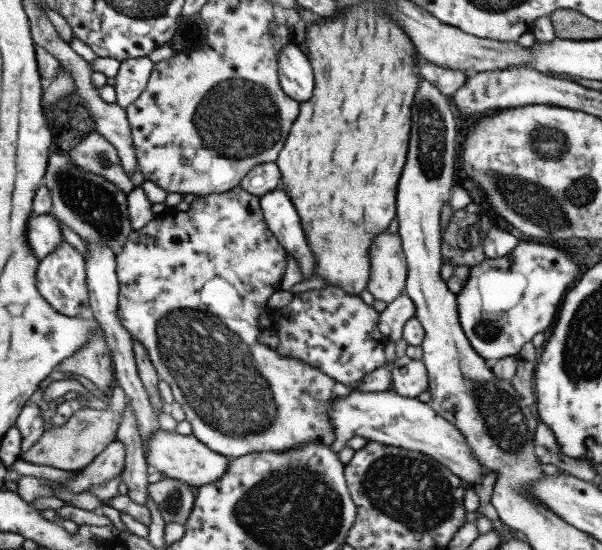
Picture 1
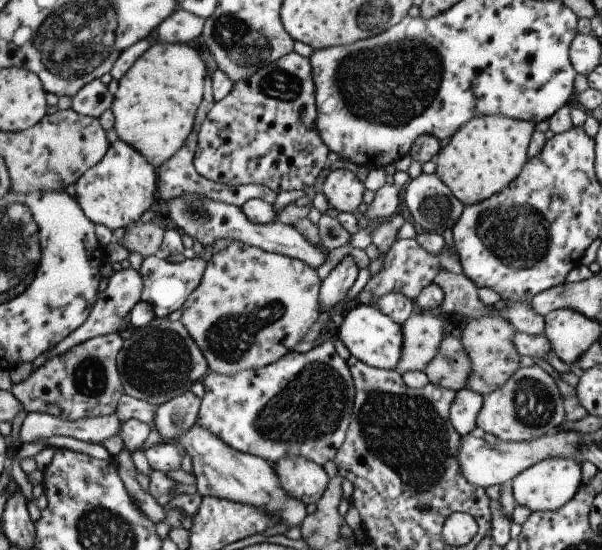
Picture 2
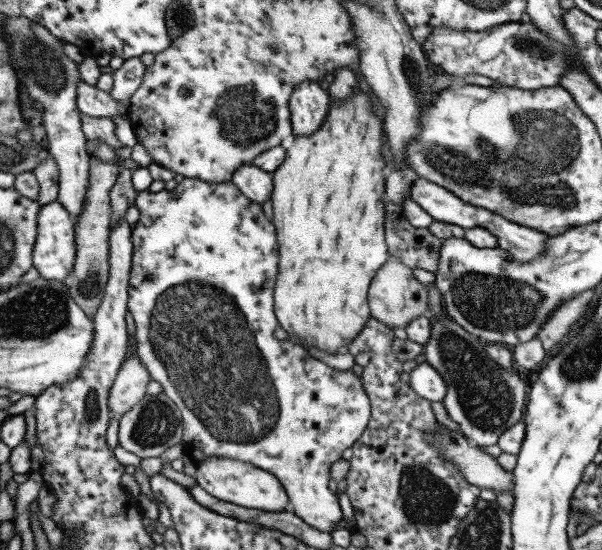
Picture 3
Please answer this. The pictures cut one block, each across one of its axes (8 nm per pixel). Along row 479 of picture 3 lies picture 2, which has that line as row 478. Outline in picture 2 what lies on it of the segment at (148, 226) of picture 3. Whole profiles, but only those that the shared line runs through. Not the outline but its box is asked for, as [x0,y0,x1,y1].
[272,456,327,504]

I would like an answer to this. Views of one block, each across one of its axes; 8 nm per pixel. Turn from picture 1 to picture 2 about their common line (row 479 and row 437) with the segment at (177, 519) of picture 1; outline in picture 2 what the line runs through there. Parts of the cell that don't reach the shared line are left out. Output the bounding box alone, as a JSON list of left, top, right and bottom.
[152,390,200,443]

